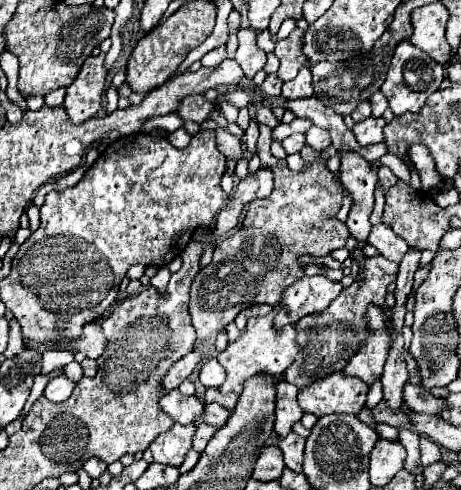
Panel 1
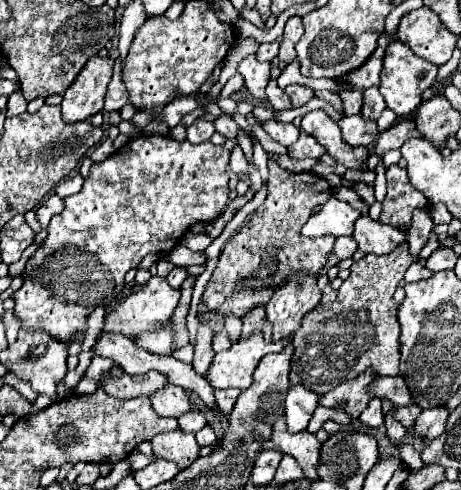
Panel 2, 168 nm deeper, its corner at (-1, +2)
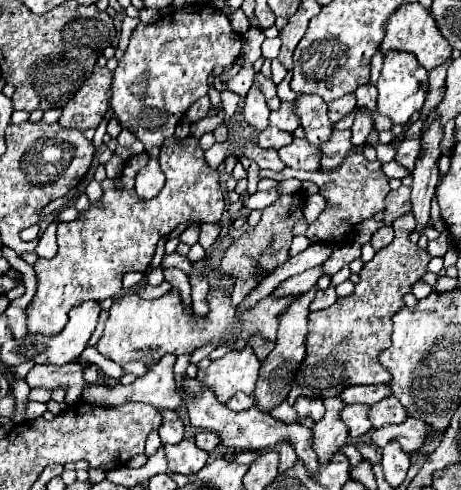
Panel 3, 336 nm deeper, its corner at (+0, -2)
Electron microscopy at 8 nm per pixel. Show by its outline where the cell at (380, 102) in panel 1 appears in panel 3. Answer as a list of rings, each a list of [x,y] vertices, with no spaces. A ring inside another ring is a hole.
[[[358,108],[358,112],[356,112],[356,118],[354,118],[354,124],[352,124],[352,138],[350,138],[350,142],[354,144],[354,148],[360,148],[360,146],[364,146],[366,144],[366,138],[368,138],[368,134],[372,132],[372,128],[374,128],[374,124],[372,124],[372,114],[374,112],[370,112],[370,110],[366,110],[366,108]]]

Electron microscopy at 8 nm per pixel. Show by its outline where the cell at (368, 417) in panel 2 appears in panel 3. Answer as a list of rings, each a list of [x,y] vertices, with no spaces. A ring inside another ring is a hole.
[[[350,404],[350,406],[344,406],[344,410],[340,412],[350,438],[358,438],[372,428],[372,424],[368,420],[368,410],[370,408],[364,404]]]

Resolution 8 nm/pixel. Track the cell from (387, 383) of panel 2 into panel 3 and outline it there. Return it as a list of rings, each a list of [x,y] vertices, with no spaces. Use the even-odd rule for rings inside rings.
[[[386,384],[378,386],[350,386],[340,394],[340,400],[344,404],[366,404],[372,406],[378,400],[390,396],[390,388]]]

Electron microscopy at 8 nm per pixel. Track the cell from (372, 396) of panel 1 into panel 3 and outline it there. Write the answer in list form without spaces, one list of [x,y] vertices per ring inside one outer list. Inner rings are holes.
[[[388,396],[384,400],[380,400],[378,404],[370,406],[370,422],[374,428],[380,428],[384,424],[400,424],[404,422],[406,416],[406,408],[402,408],[402,404],[398,404],[398,400],[394,396]]]

